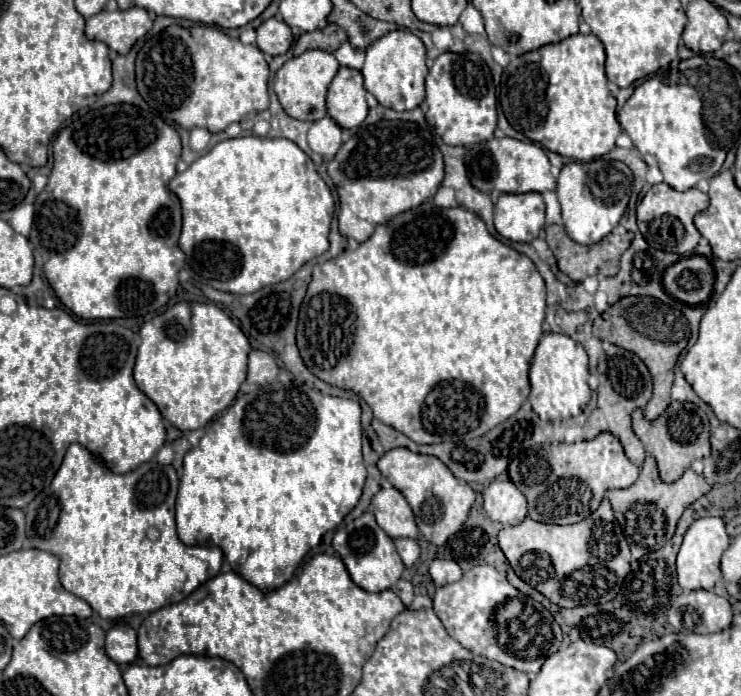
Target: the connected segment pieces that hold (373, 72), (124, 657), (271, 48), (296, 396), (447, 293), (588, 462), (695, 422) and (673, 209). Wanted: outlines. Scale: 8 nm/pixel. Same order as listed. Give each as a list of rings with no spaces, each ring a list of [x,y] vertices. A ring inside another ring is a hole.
[[[394,30],[372,42],[366,50],[366,60],[360,72],[364,76],[364,88],[386,108],[404,112],[420,106],[424,100],[424,78],[428,74],[426,50],[422,40],[410,30]]]
[[[118,624],[106,634],[106,654],[116,664],[132,664],[138,658],[136,632],[128,624]]]
[[[276,18],[266,20],[256,32],[258,32],[258,38],[256,38],[258,48],[270,56],[286,54],[294,42],[294,36],[292,36],[288,24],[282,20],[276,20]]]
[[[274,382],[264,388],[252,390],[250,394],[238,394],[234,404],[228,406],[216,420],[212,420],[204,428],[204,436],[200,438],[200,444],[184,456],[184,472],[180,478],[178,500],[176,500],[178,538],[188,546],[218,546],[224,552],[224,558],[228,560],[234,572],[238,572],[244,580],[248,580],[256,588],[262,588],[262,592],[270,592],[286,584],[294,576],[298,564],[304,560],[308,550],[318,546],[322,536],[334,530],[344,520],[344,516],[358,504],[364,480],[366,480],[366,466],[362,462],[360,404],[354,400],[326,396],[308,386],[284,386],[280,382]]]
[[[428,200],[414,210],[400,214],[390,224],[378,226],[374,234],[366,242],[362,242],[356,250],[344,250],[342,256],[314,266],[312,282],[300,306],[296,340],[300,356],[306,368],[314,376],[332,386],[336,384],[342,390],[352,390],[354,394],[358,394],[362,400],[366,400],[366,404],[372,408],[374,416],[380,422],[406,434],[416,444],[440,444],[446,440],[478,438],[490,432],[490,428],[502,424],[502,420],[514,416],[514,412],[518,412],[518,408],[530,394],[528,368],[542,336],[544,312],[546,312],[546,286],[528,256],[518,254],[510,246],[492,238],[486,230],[486,224],[474,212],[466,212],[466,208],[462,206],[438,208],[432,200]]]
[[[610,432],[598,434],[590,442],[574,442],[574,444],[556,444],[556,446],[542,446],[540,450],[528,450],[514,458],[508,468],[510,480],[528,500],[528,516],[536,522],[544,524],[576,524],[588,518],[602,502],[604,492],[610,488],[628,488],[636,482],[640,468],[634,466],[626,454],[622,444]]]
[[[672,402],[664,414],[656,420],[646,420],[642,416],[642,410],[636,408],[632,412],[632,428],[636,432],[636,436],[642,440],[646,452],[650,456],[656,458],[658,462],[658,470],[660,470],[660,478],[664,482],[674,482],[678,480],[686,468],[690,468],[690,464],[698,458],[706,458],[710,456],[710,424],[708,424],[708,416],[704,414],[704,410],[700,410],[696,404],[692,402]]]
[[[660,182],[648,190],[648,194],[642,198],[642,202],[636,208],[638,228],[644,236],[644,240],[652,248],[658,248],[664,252],[674,252],[680,256],[690,256],[690,252],[694,252],[694,248],[698,246],[698,240],[700,240],[700,232],[696,230],[692,218],[694,218],[694,214],[698,214],[706,208],[708,208],[708,196],[704,192],[700,192],[698,188],[678,192],[678,190],[670,188],[668,184]]]

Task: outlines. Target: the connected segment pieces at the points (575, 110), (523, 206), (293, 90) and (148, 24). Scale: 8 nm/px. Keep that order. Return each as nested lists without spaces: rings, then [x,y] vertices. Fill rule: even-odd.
[[[576,34],[558,44],[548,44],[526,54],[526,60],[540,64],[548,74],[545,93],[548,116],[542,126],[525,135],[550,152],[580,162],[590,162],[608,154],[616,146],[622,128],[616,120],[616,98],[610,94],[608,78],[604,74],[602,42],[594,34]]]
[[[536,192],[500,194],[494,204],[494,226],[502,238],[528,244],[544,228],[544,210],[544,200]]]
[[[310,50],[304,52],[302,56],[290,58],[274,78],[274,92],[284,108],[284,112],[296,120],[306,120],[306,122],[316,122],[326,116],[326,90],[332,78],[336,76],[340,64],[330,52],[322,50]]]
[[[138,6],[128,8],[128,10],[116,10],[116,12],[102,10],[96,16],[86,18],[86,38],[88,40],[100,40],[110,50],[114,50],[118,54],[128,54],[130,48],[136,44],[136,40],[140,40],[150,28],[152,28],[152,20],[150,20],[148,12],[144,8],[138,8]]]

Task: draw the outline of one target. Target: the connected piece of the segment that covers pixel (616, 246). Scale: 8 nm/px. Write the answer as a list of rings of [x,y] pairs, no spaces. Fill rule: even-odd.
[[[552,224],[552,226],[548,226],[546,228],[546,242],[548,242],[548,246],[550,246],[550,250],[552,250],[552,254],[556,256],[556,260],[558,260],[558,268],[560,268],[560,272],[564,272],[564,274],[568,274],[570,276],[570,280],[572,282],[582,282],[584,278],[588,278],[588,276],[594,276],[594,274],[598,274],[598,272],[604,272],[606,276],[612,276],[612,274],[616,274],[618,272],[618,262],[620,262],[620,256],[624,254],[624,250],[630,246],[630,242],[632,242],[632,238],[634,238],[634,234],[632,232],[628,232],[628,234],[616,234],[616,232],[612,232],[612,234],[608,234],[606,238],[602,238],[598,244],[592,244],[592,246],[582,246],[582,244],[578,244],[578,242],[574,242],[574,240],[570,240],[568,236],[566,236],[566,230],[564,230],[564,226],[558,226],[558,224]]]

